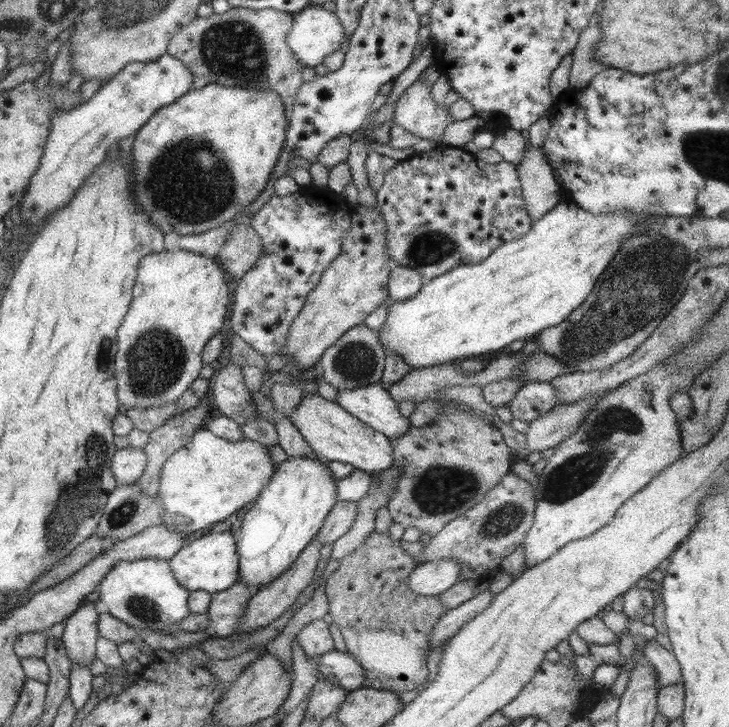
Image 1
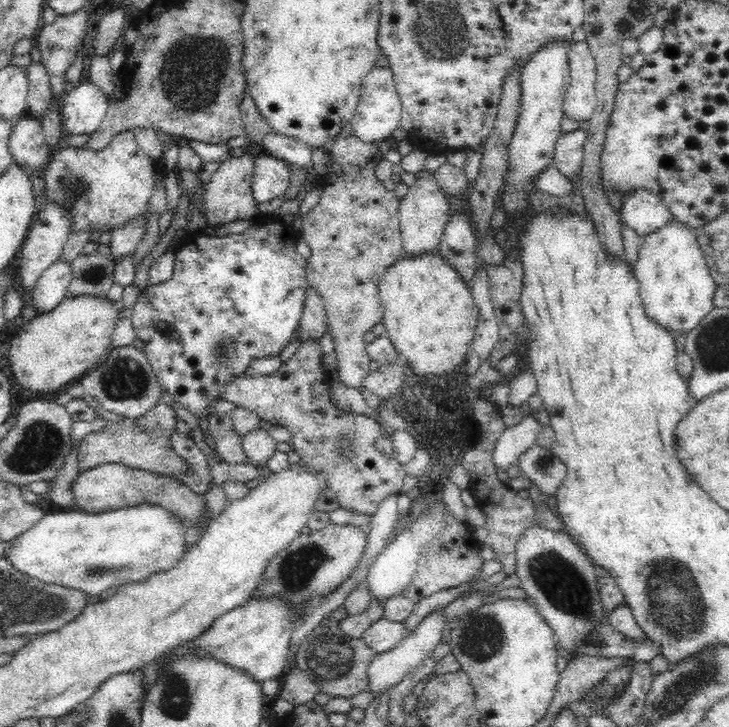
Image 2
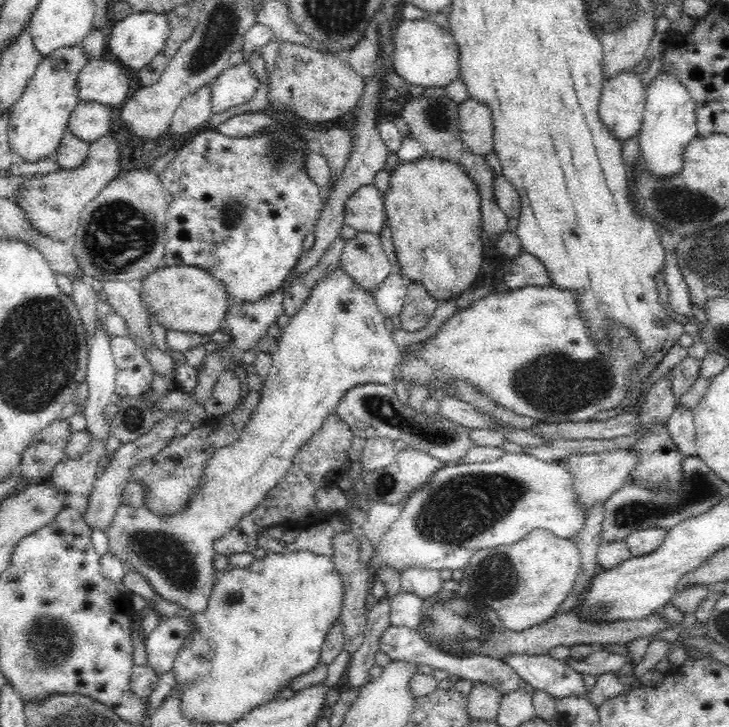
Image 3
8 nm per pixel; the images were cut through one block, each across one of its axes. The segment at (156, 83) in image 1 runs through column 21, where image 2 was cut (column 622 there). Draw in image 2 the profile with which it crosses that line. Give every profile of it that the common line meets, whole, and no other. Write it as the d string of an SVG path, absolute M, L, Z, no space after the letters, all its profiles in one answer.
M644 187L630 189L621 201L621 221L641 236L658 230L674 218L657 194Z

